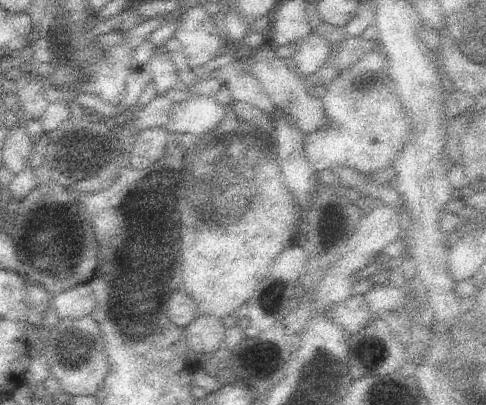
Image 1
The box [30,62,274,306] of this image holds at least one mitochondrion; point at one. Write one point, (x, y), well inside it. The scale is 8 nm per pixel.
(67, 245)

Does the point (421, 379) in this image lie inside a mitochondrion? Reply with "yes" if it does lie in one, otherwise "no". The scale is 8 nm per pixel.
no

